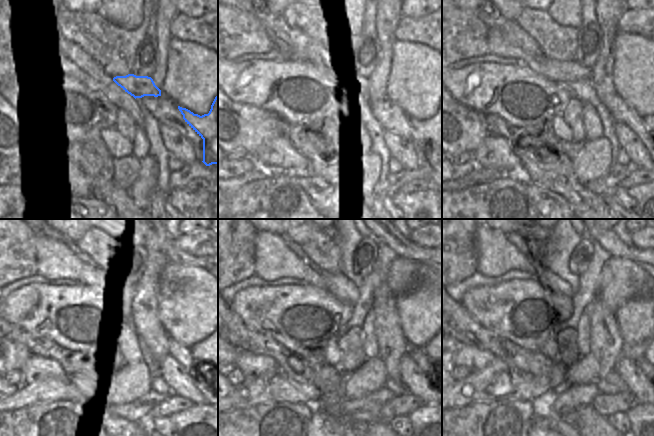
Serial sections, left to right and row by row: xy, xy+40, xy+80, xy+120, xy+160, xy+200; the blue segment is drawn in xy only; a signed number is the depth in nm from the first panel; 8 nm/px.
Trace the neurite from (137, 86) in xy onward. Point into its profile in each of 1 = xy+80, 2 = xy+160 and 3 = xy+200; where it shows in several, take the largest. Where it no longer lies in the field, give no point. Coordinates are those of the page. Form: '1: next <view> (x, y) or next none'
1: next xy+80 (577, 78)
2: next xy+160 (344, 290)
3: next xy+200 (571, 286)

